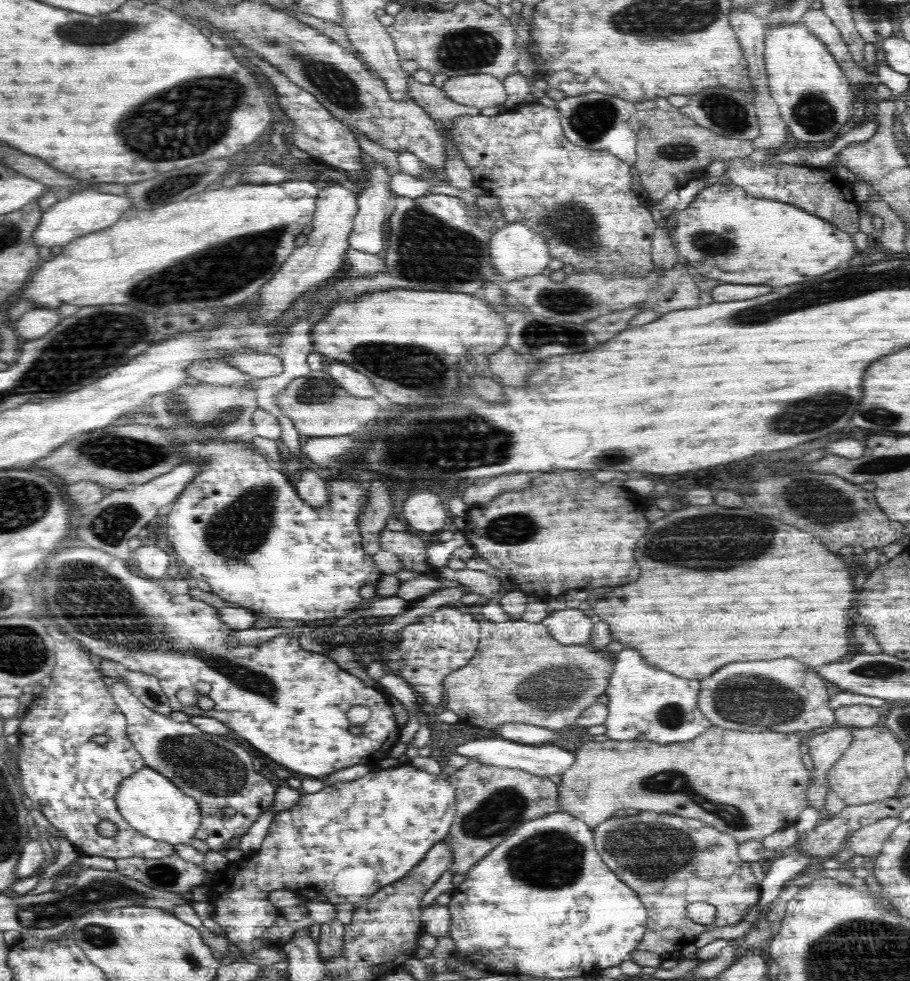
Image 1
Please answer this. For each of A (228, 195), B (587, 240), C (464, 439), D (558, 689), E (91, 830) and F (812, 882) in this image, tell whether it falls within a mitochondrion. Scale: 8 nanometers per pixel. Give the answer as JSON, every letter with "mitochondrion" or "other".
{"A":"other","B":"mitochondrion","C":"mitochondrion","D":"mitochondrion","E":"other","F":"other"}

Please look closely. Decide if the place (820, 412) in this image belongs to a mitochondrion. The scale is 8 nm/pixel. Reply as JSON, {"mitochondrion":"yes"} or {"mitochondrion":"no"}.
{"mitochondrion":"yes"}

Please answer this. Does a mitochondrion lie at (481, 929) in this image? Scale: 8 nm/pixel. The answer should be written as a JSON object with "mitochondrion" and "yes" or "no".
{"mitochondrion":"no"}

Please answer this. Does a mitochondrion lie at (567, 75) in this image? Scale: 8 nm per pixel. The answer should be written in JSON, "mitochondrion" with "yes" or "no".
{"mitochondrion":"no"}

